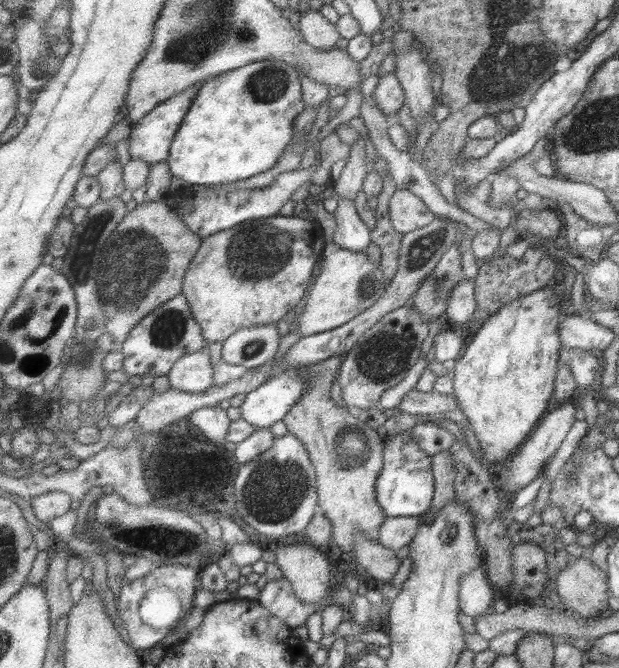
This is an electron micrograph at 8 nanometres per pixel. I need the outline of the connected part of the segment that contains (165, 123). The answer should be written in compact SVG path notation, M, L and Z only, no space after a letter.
M202 82L194 88L190 88L189 91L184 92L182 95L174 96L174 99L164 101L149 116L132 125L133 130L130 138L132 161L146 160L152 166L169 161L178 131L181 131L182 126L186 123L185 119L190 115L204 83Z

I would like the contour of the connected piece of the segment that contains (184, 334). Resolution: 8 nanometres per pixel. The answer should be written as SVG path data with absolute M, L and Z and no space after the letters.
M182 293L174 300L156 308L152 314L146 316L146 319L138 324L137 328L134 328L122 348L127 357L127 366L123 376L136 374L142 377L145 374L151 374L154 378L165 374L169 376L182 358L189 356L192 352L198 352L210 344L211 342L205 337L202 325L194 316L189 297Z

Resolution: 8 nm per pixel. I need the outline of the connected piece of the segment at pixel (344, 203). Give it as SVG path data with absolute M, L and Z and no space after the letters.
M338 198L339 207L336 211L339 224L334 242L352 252L368 252L373 241L373 230L362 219L354 200Z

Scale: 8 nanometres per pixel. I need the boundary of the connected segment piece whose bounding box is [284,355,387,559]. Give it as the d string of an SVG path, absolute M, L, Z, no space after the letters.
M335 355L321 364L297 368L298 371L308 371L312 386L284 422L290 432L305 441L310 450L319 472L323 512L336 526L333 539L344 551L346 559L356 550L356 530L362 530L368 538L380 541L382 523L387 516L378 500L377 485L384 467L385 439L378 434L378 429L374 430L366 421L354 416L348 406L342 407L332 398L332 388L339 380L343 365L342 356Z

